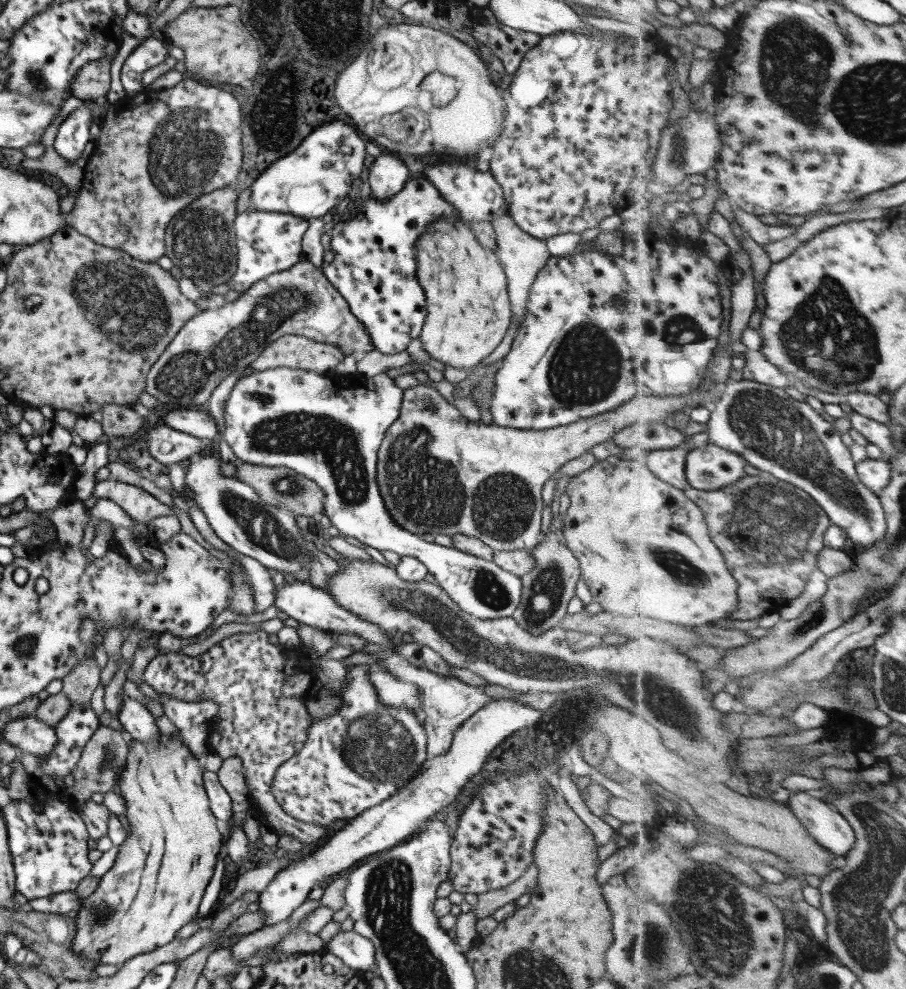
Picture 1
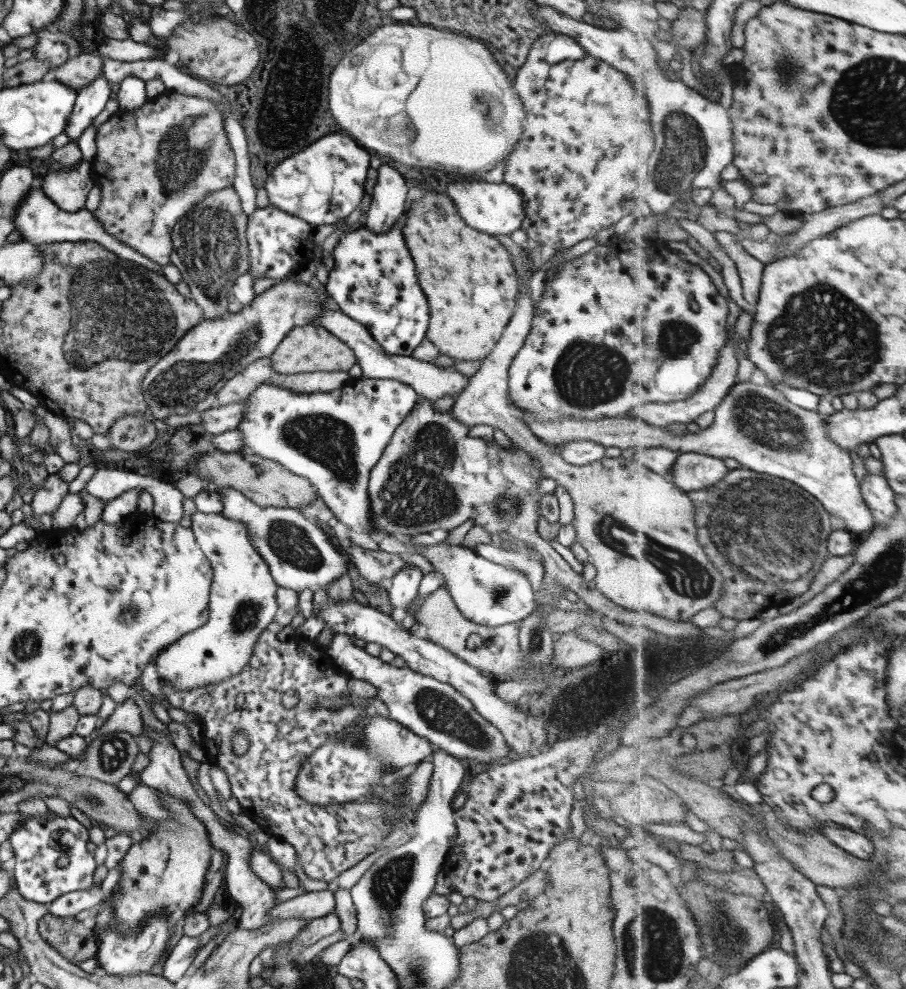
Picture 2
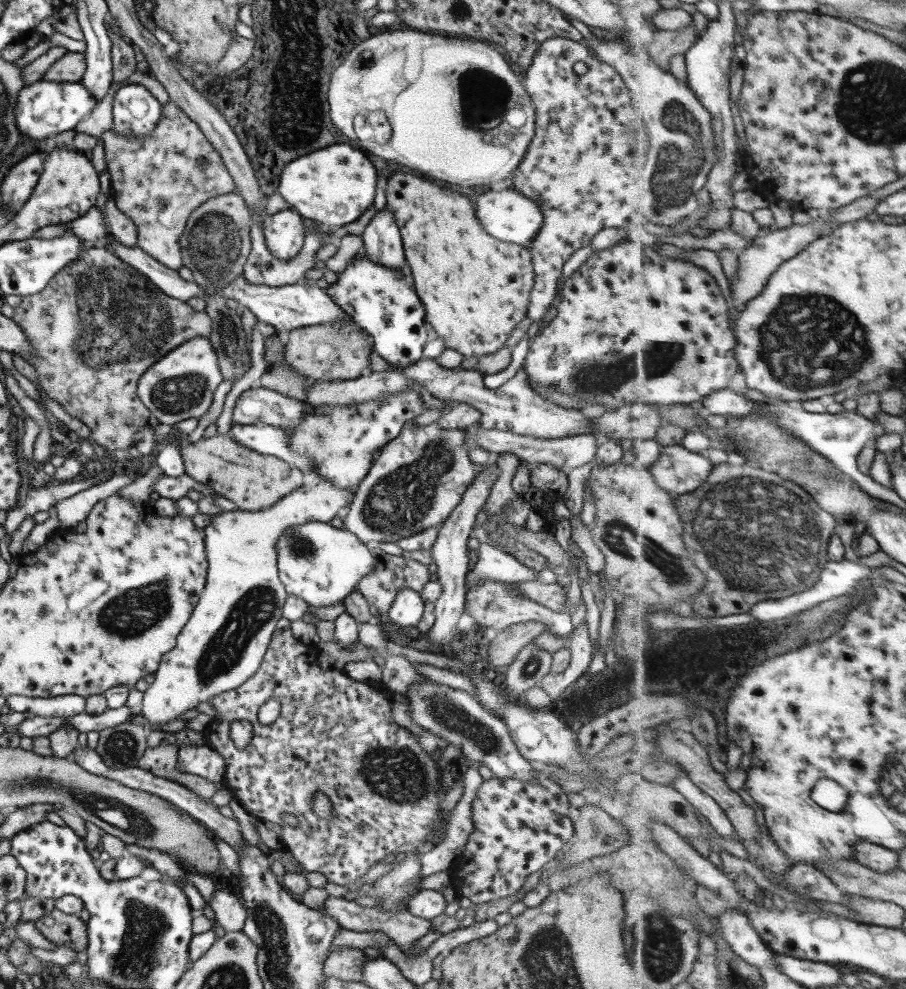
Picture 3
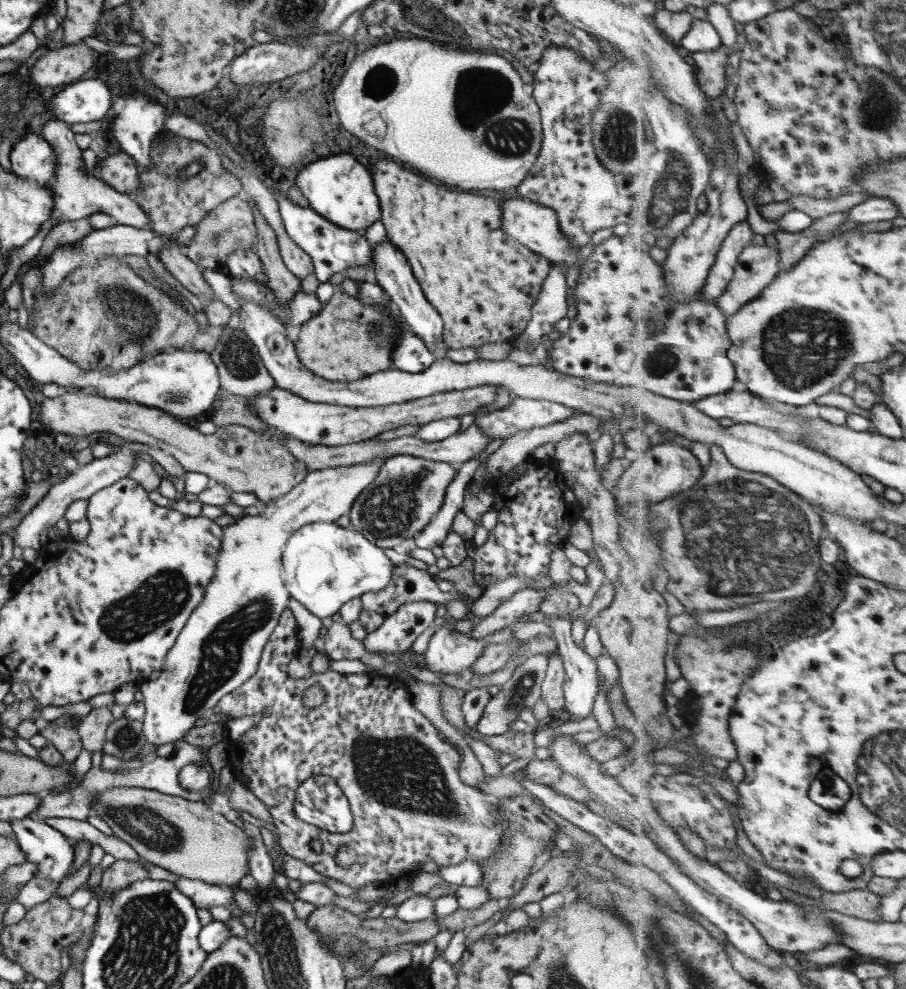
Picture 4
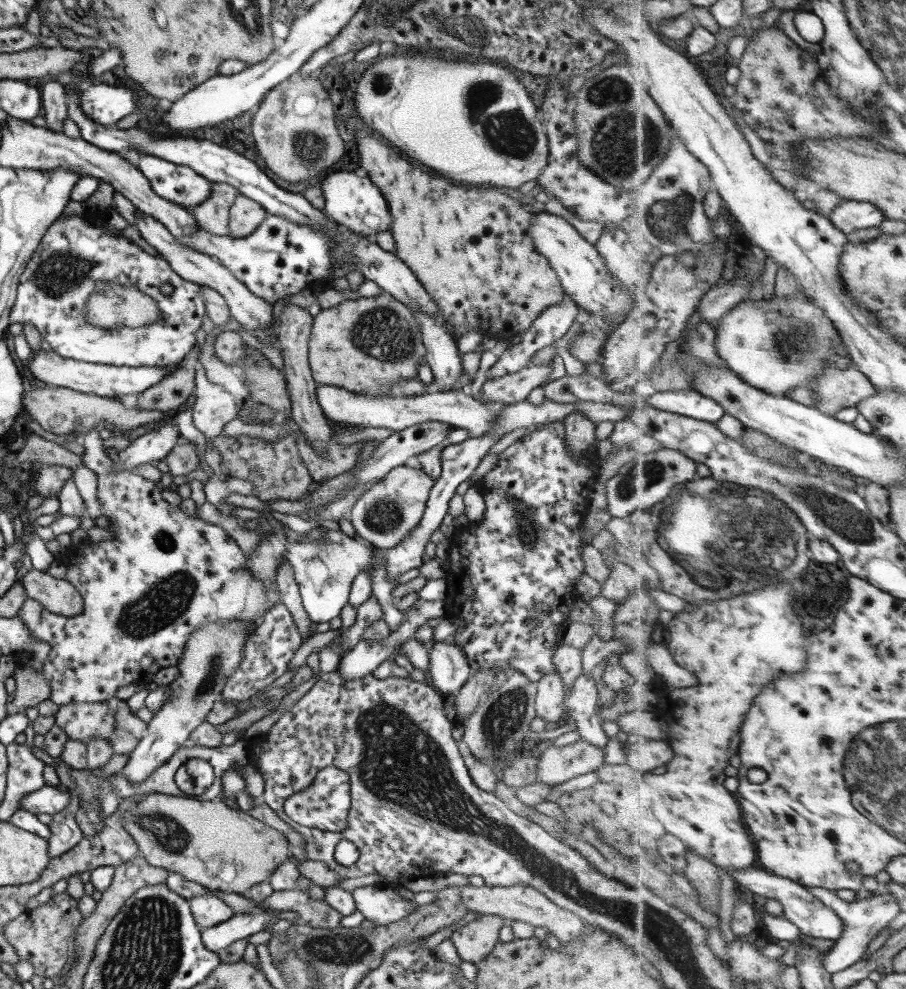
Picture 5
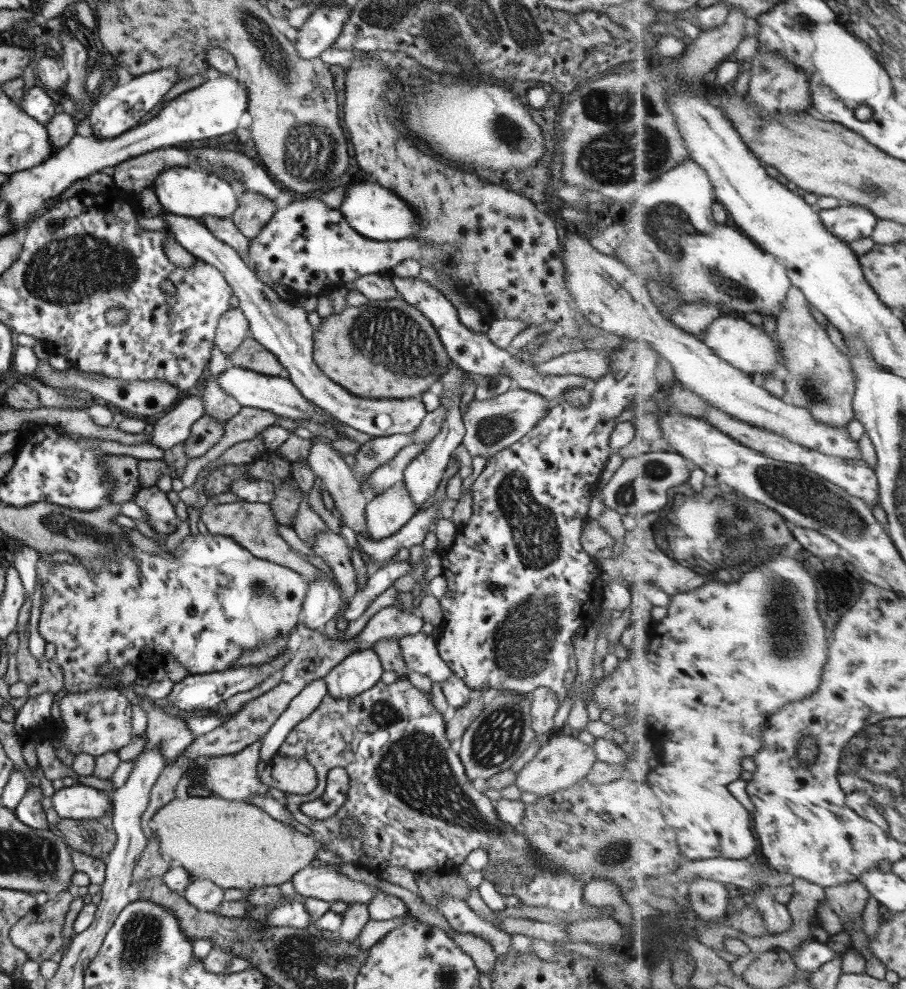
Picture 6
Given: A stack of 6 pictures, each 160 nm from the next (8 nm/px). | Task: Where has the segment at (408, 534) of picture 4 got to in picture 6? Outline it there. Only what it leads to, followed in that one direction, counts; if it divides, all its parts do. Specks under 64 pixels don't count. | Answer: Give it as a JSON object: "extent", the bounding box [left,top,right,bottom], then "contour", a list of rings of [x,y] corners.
{"extent":[364,488,418,540],"contour":[[[387,488],[364,506],[364,527],[372,540],[395,534],[416,512],[418,507],[405,488]]]}

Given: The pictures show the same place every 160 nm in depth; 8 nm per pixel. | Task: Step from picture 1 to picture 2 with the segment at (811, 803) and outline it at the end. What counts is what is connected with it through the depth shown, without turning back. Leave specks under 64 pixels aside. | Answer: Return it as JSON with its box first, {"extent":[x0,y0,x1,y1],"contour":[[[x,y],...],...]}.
{"extent":[822,822,875,861],"contour":[[[829,822],[823,828],[822,834],[827,836],[839,848],[863,861],[871,860],[873,854],[875,854],[875,845],[869,841],[866,835],[853,832],[849,828],[843,828],[835,822]]]}

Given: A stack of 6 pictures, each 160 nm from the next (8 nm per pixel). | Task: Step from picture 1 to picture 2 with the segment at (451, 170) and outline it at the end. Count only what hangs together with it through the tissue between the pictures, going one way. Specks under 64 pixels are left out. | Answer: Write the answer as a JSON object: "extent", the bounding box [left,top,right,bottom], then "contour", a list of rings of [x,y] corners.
{"extent":[444,179,525,236],"contour":[[[481,179],[471,182],[449,182],[444,194],[451,199],[458,215],[468,227],[491,236],[511,234],[513,230],[520,228],[525,216],[523,199],[519,191],[503,182],[488,183]]]}

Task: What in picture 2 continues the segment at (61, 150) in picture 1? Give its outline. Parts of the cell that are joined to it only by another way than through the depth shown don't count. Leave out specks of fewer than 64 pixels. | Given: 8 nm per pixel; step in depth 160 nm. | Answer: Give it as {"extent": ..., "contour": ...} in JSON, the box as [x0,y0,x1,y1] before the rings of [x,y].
{"extent":[63,74,113,142],"contour":[[[100,74],[93,82],[76,91],[74,105],[72,106],[67,124],[63,132],[68,142],[77,142],[81,133],[90,126],[91,121],[105,106],[105,102],[113,97],[113,89]]]}

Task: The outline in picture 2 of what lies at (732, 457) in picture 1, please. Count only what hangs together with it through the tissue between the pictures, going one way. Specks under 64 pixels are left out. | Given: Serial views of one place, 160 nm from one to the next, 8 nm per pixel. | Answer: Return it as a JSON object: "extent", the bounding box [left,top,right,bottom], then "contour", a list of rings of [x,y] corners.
{"extent":[671,452,729,494],"contour":[[[681,452],[671,471],[671,480],[689,494],[714,487],[729,475],[725,460],[698,452]]]}

